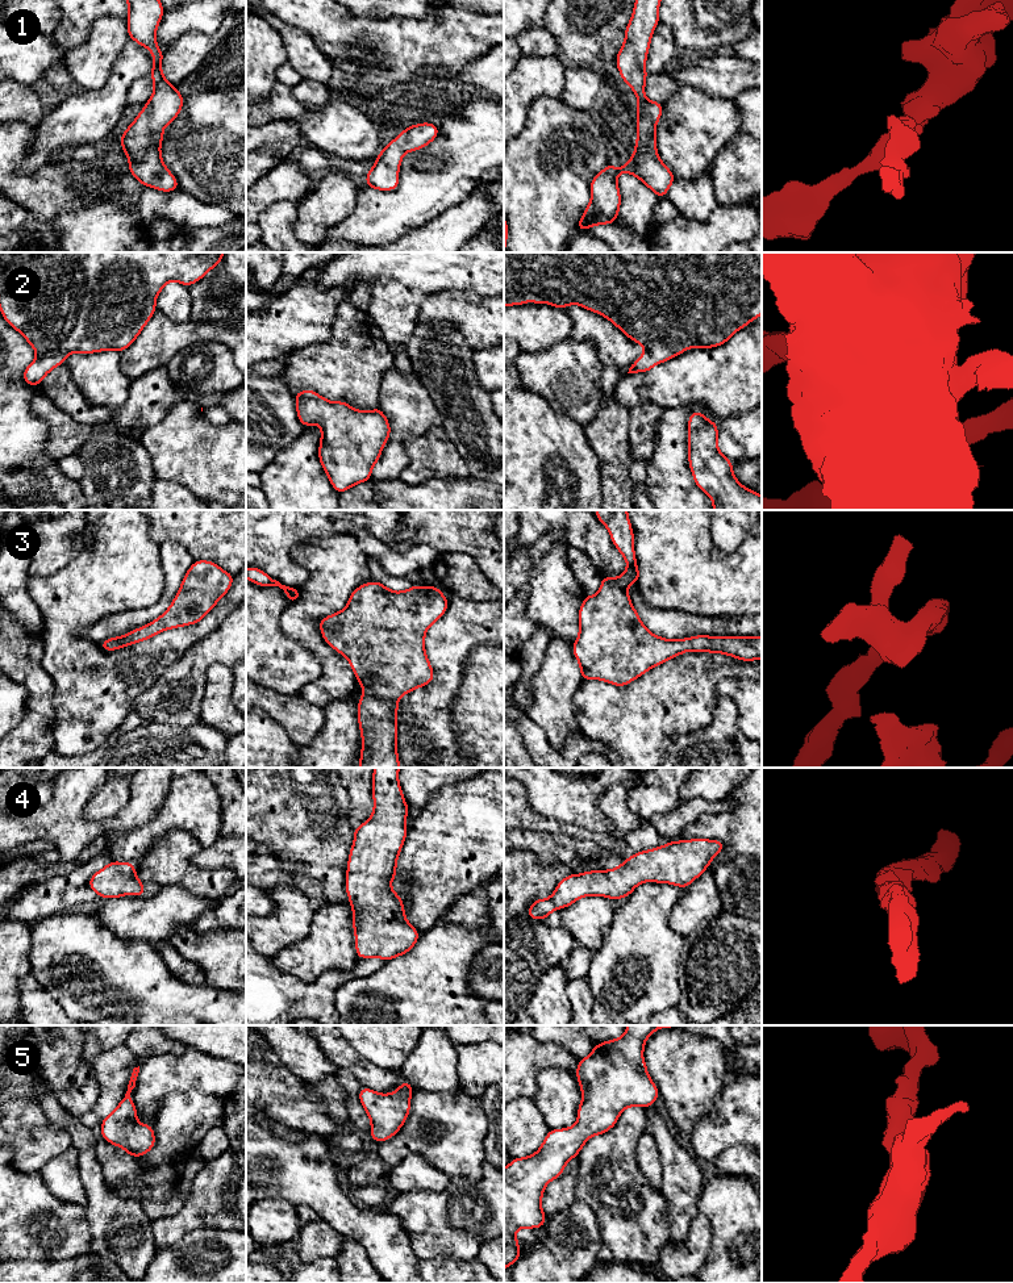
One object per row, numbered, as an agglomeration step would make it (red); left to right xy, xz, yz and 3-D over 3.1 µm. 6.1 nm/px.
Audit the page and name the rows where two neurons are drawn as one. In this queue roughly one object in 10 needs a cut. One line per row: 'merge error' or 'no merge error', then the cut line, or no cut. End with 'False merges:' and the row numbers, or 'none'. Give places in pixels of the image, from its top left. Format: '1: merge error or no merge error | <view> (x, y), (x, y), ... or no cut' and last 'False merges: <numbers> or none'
1: no merge error | no cut
2: no merge error | no cut
3: no merge error | no cut
4: no merge error | no cut
5: no merge error | no cut
False merges: none

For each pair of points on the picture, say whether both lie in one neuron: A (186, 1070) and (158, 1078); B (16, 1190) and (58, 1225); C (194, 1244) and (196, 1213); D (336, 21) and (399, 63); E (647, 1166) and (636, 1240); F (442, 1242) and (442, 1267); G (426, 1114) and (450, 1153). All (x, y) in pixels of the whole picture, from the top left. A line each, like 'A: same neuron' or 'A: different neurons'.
A: same neuron
B: same neuron
C: different neurons
D: same neuron
E: different neurons
F: different neurons
G: same neuron

